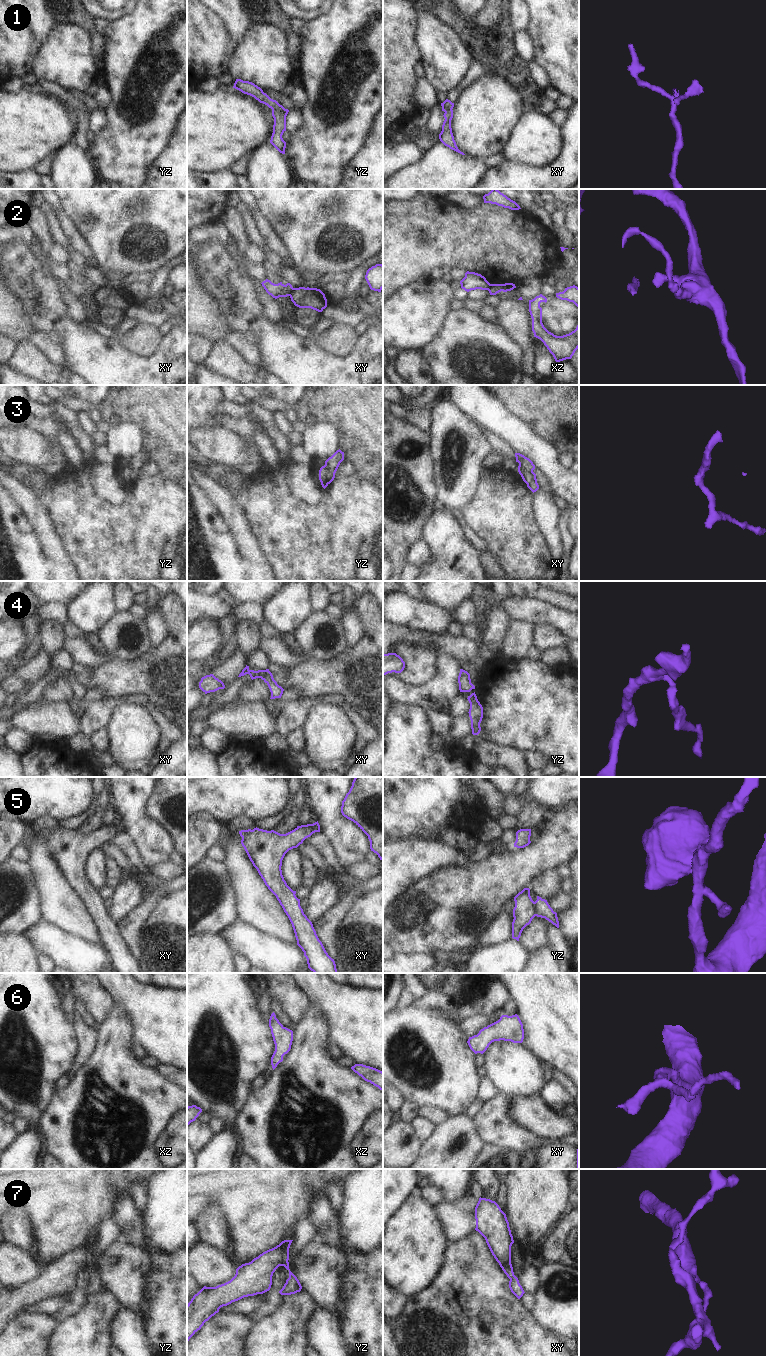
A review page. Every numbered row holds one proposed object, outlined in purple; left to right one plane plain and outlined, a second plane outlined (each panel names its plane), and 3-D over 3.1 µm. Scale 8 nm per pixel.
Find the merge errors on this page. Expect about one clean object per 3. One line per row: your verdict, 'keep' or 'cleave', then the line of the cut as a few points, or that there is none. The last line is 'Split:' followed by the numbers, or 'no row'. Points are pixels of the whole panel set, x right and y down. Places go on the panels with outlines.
1: cleave; cut in yz along (284, 108), (272, 110)
2: cleave; cut in xy along (295, 288), (289, 295)
3: cleave; cut in xy along (518, 469), (533, 473)
4: keep; no cut
5: cleave; cut in yz along (530, 898), (536, 915)
6: keep; no cut
7: keep; no cut
Split: 1, 2, 3, 5

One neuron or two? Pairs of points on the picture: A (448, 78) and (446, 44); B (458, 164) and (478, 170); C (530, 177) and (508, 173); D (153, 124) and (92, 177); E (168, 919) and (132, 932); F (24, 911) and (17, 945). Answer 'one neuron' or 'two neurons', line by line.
A: one neuron
B: one neuron
C: one neuron
D: two neurons
E: two neurons
F: two neurons

